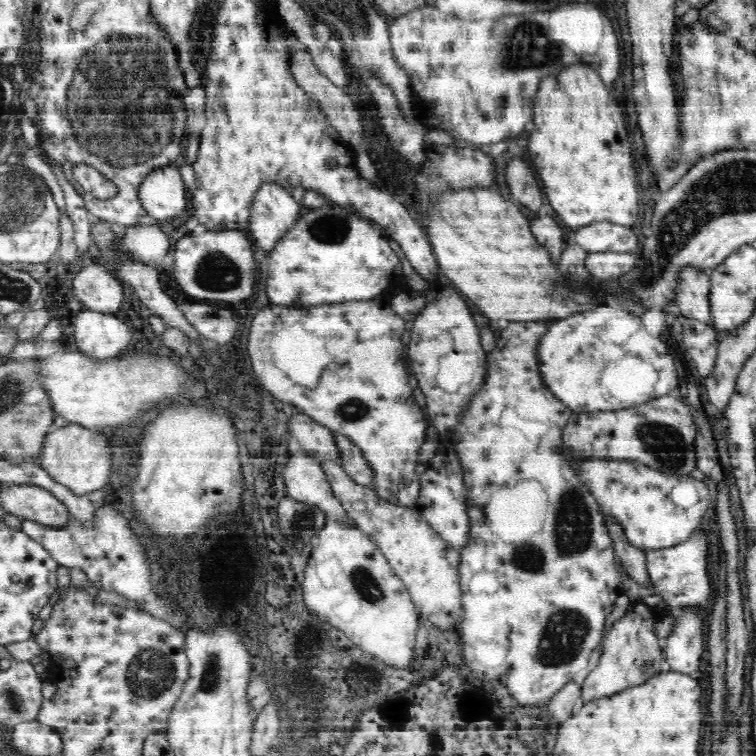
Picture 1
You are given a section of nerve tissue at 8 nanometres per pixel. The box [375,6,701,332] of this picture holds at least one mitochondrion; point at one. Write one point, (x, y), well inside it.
(526, 46)

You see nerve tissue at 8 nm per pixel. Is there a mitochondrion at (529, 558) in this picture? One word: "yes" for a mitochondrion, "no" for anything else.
yes

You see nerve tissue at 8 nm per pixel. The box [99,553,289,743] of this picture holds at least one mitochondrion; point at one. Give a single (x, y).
(152, 673)

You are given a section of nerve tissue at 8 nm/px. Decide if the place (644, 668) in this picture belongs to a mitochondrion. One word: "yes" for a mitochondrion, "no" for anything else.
yes

